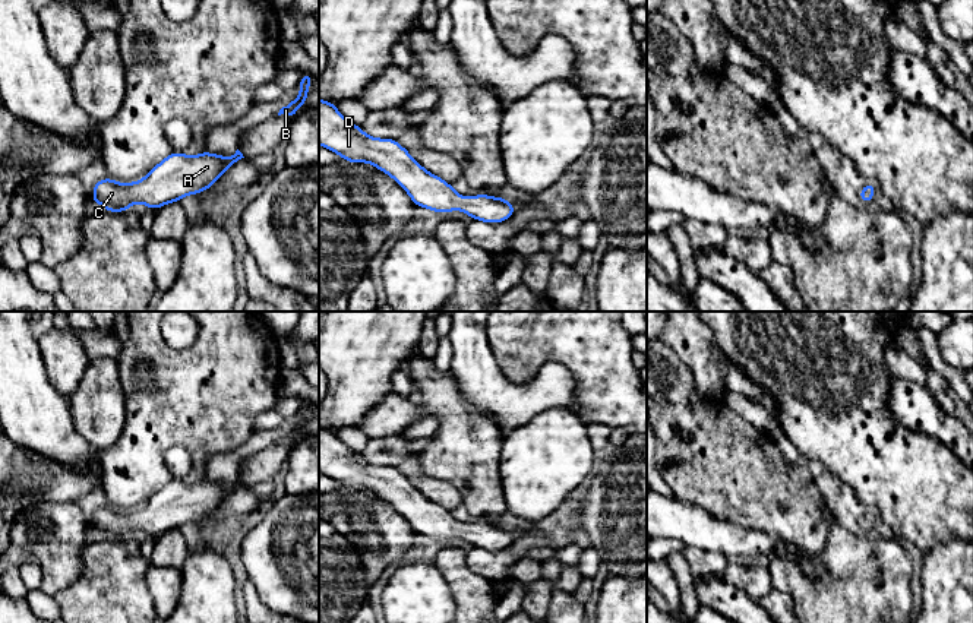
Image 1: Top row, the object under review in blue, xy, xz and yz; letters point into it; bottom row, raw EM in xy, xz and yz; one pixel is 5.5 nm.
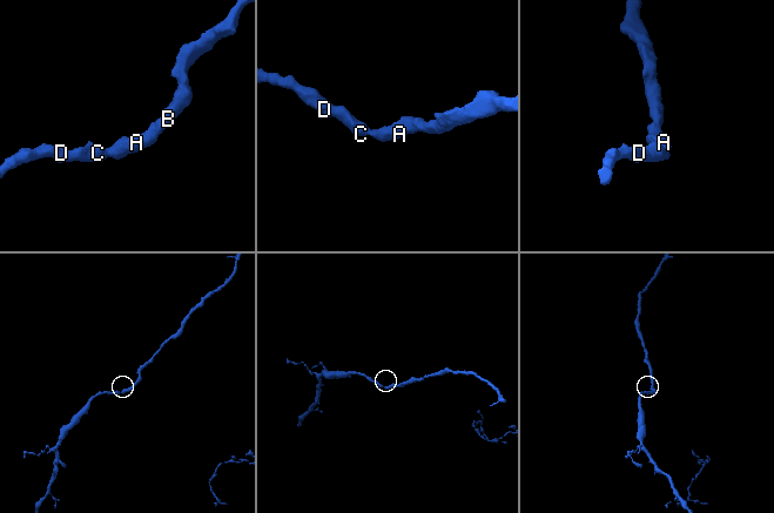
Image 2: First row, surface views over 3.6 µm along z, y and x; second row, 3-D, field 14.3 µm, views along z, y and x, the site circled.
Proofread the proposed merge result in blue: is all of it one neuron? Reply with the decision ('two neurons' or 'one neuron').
one neuron

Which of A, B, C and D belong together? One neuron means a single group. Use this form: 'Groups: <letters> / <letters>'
Groups: A B C D

